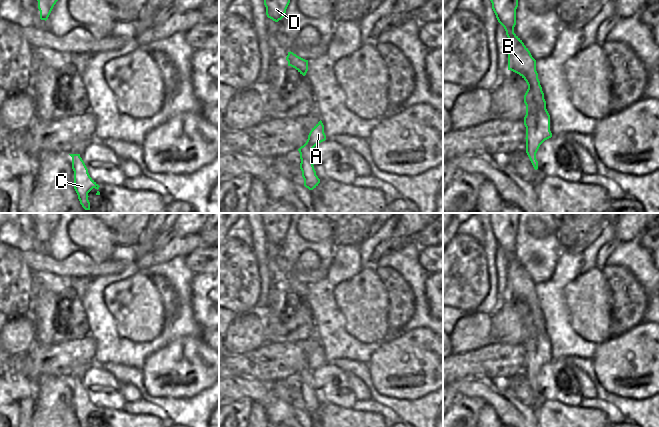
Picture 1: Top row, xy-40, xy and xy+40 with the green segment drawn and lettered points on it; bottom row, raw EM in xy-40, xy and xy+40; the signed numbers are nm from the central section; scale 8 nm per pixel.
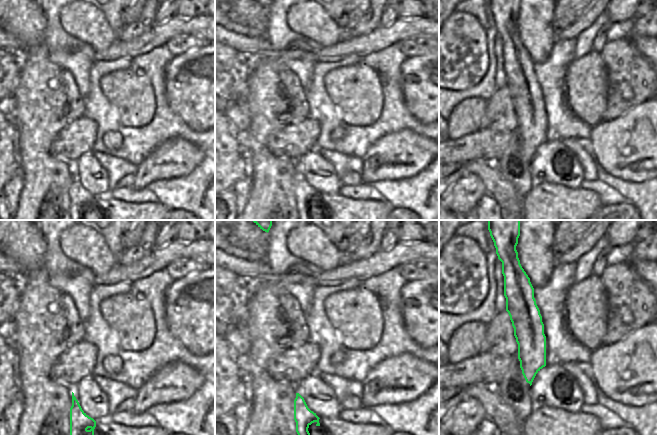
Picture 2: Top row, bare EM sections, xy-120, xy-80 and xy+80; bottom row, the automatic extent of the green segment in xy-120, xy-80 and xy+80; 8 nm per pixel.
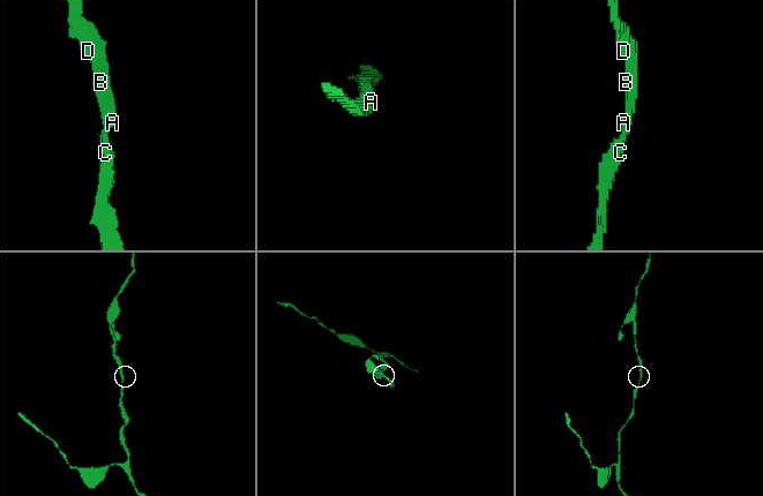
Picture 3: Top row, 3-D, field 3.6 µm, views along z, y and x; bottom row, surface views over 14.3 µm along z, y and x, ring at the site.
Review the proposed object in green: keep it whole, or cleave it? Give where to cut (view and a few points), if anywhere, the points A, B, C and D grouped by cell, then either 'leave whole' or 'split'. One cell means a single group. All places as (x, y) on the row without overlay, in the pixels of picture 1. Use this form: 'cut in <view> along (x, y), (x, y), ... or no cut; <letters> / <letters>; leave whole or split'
no cut; A B C D; leave whole

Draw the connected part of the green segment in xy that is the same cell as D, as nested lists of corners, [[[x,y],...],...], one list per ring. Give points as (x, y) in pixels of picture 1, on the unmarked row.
[[[260,213],[266,231],[266,239],[275,246],[281,244],[290,227],[292,213]]]

